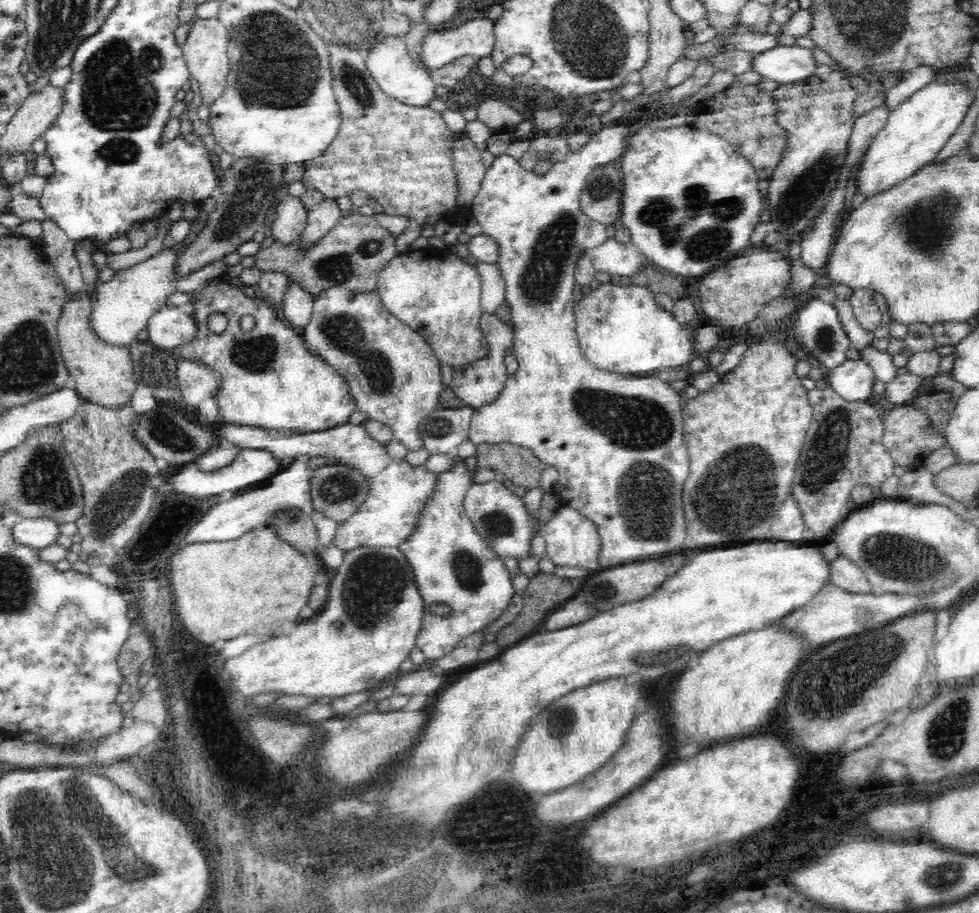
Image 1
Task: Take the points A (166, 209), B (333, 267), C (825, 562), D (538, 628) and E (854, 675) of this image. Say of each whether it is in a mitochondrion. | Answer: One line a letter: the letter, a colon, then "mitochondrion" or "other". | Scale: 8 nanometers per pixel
A: other
B: mitochondrion
C: other
D: other
E: mitochondrion

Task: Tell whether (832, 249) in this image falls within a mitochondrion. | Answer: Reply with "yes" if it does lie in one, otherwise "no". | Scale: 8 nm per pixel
no

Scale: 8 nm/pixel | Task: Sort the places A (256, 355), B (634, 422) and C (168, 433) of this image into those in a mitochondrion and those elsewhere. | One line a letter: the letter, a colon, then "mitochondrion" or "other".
A: mitochondrion
B: mitochondrion
C: mitochondrion

